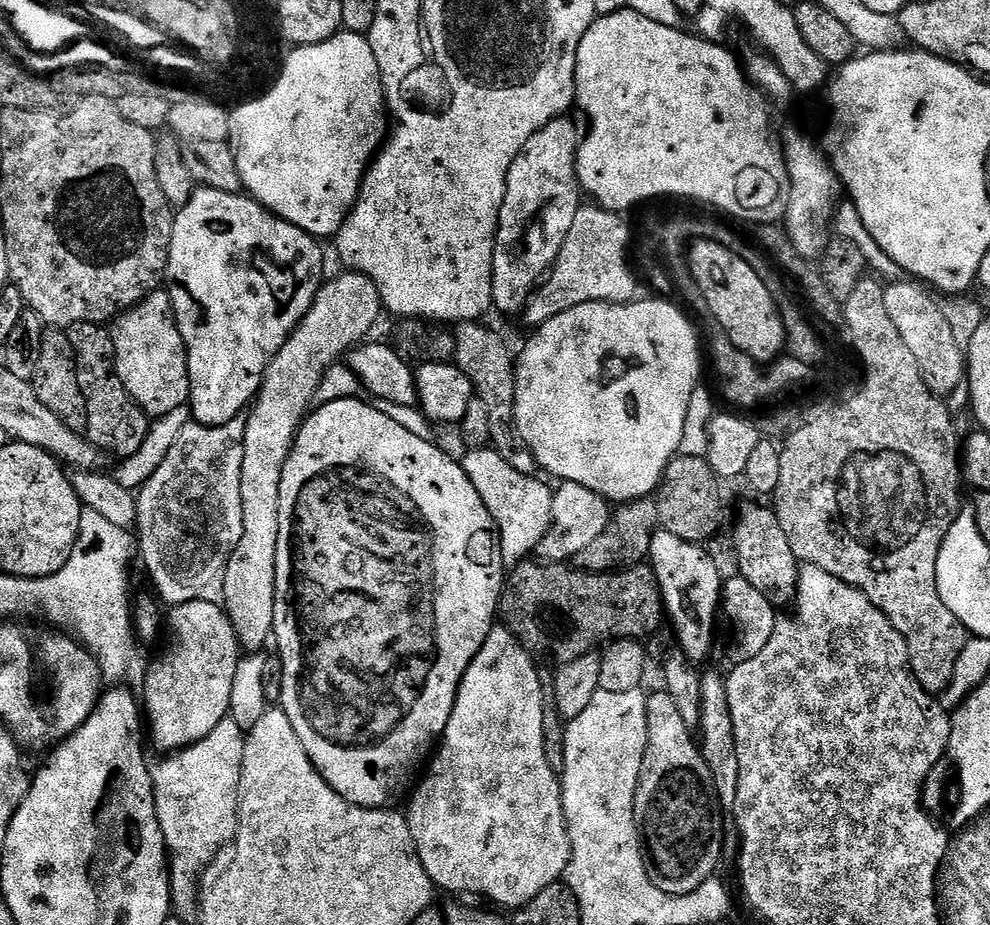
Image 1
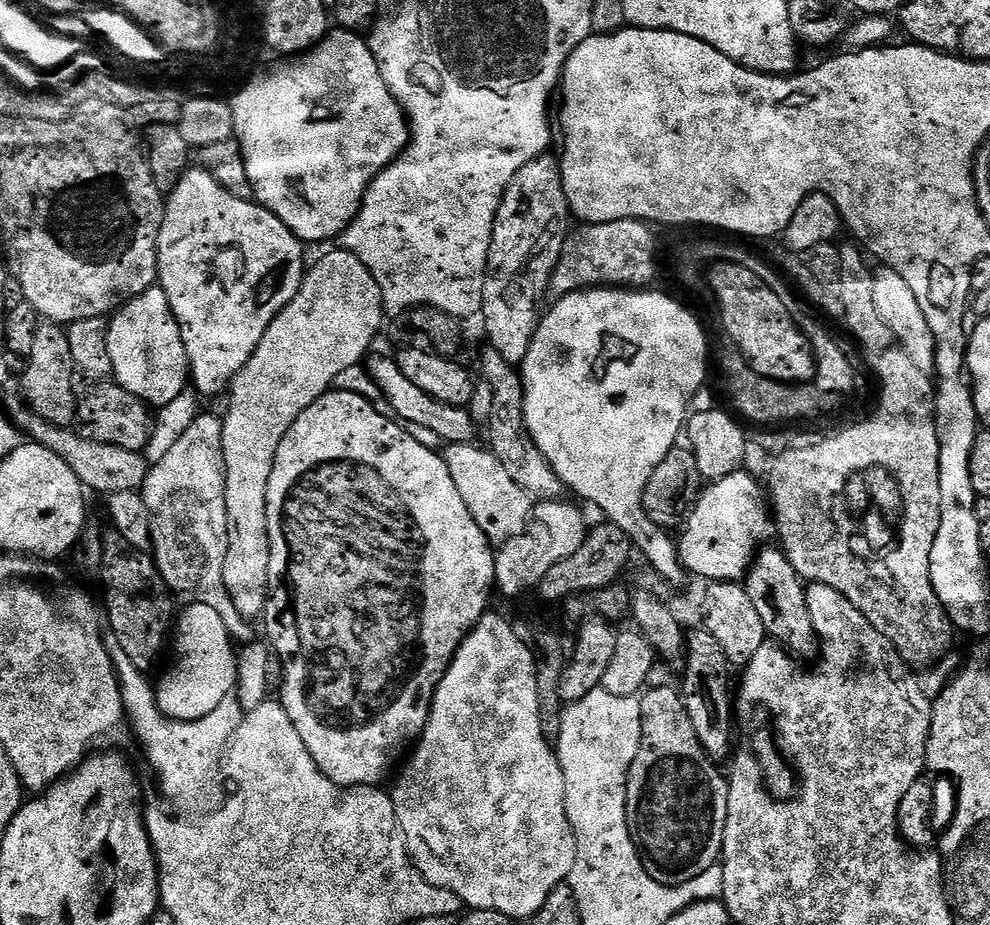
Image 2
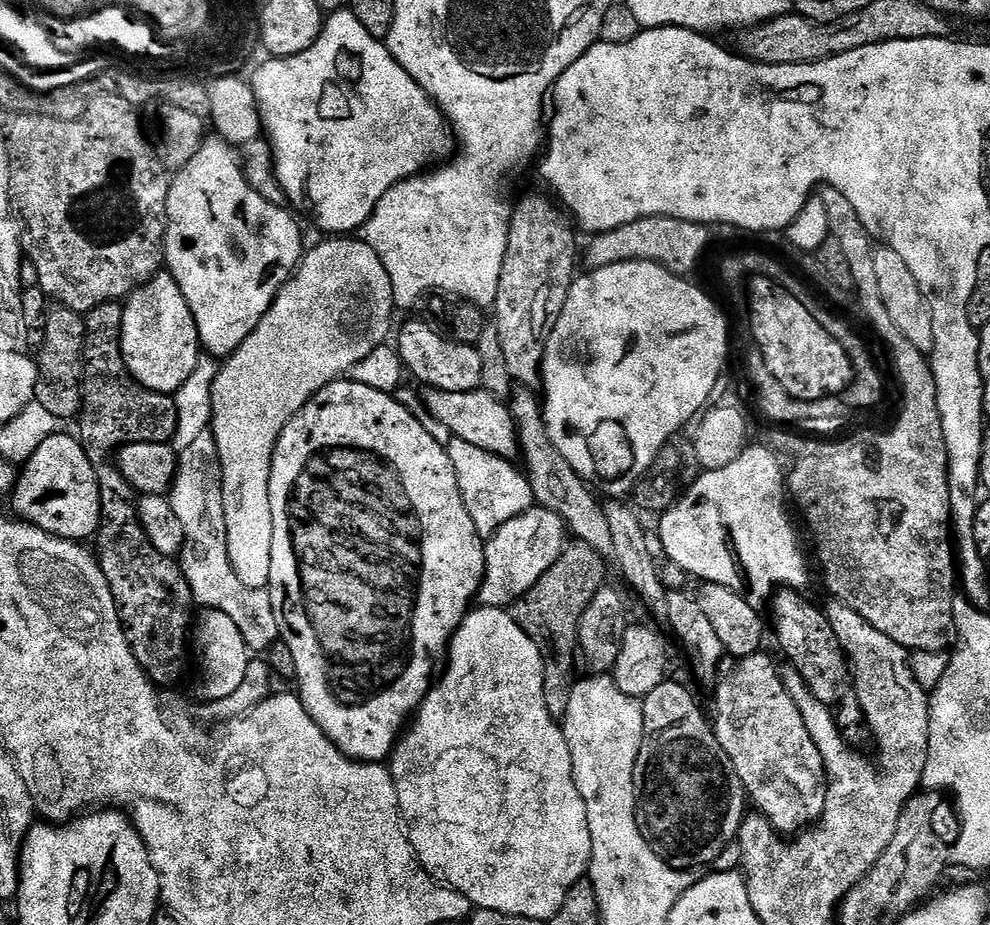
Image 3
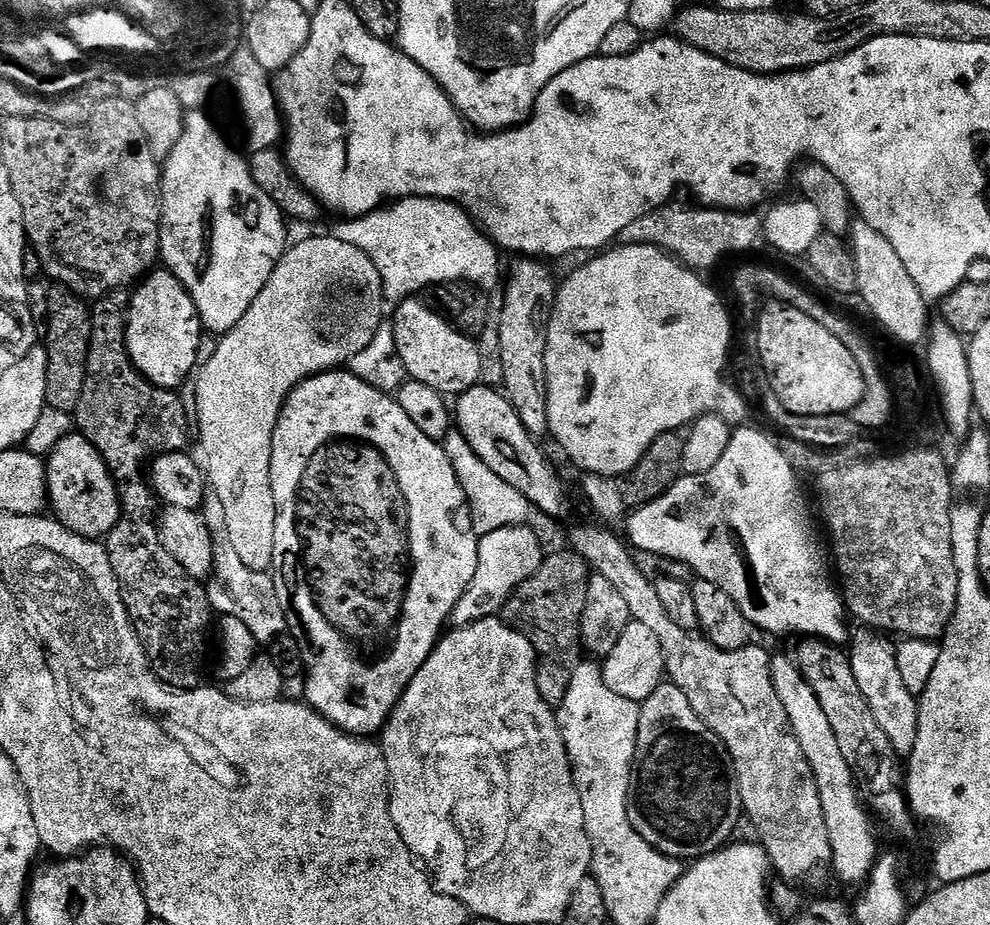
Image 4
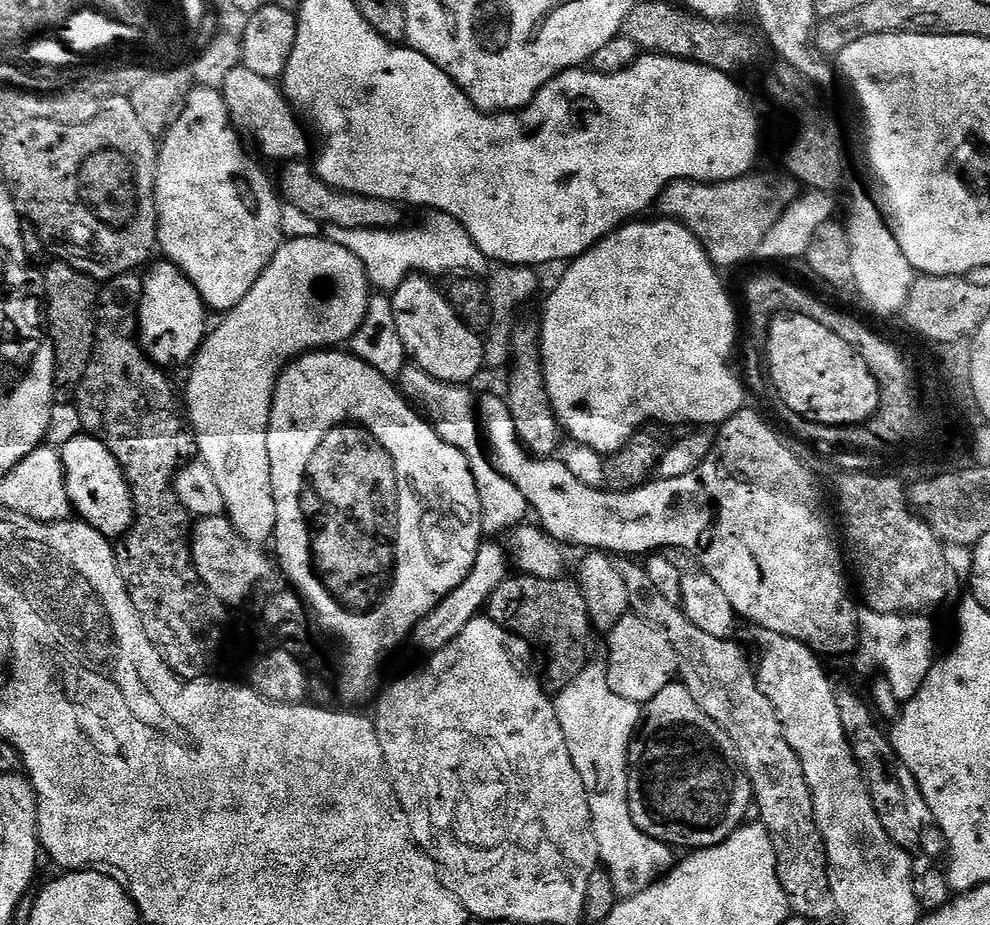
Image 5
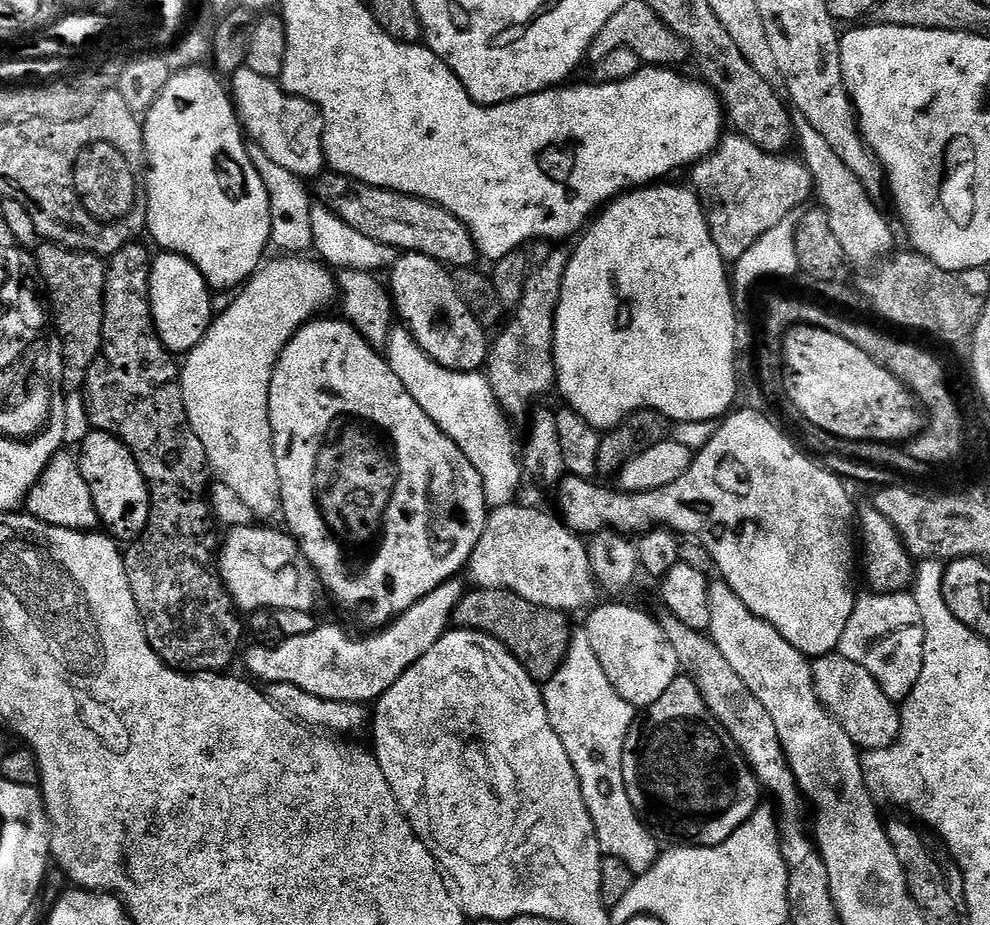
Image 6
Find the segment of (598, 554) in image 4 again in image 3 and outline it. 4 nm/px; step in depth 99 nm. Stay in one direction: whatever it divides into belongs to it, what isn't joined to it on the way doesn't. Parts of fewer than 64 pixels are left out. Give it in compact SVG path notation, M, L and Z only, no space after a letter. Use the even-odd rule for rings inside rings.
M520 386L513 391L510 397L510 411L512 421L516 423L516 437L520 443L519 455L524 456L523 471L530 482L532 499L537 505L562 518L565 529L572 532L577 541L586 546L590 546L601 556L611 557L614 550L614 538L610 534L610 526L606 523L606 514L604 513L604 504L598 499L597 493L593 491L589 484L578 475L558 454L558 446L550 442L542 404L539 399L532 397L533 393L529 389ZM763 651L737 659L732 669L725 671L715 685L716 697L710 708L711 726L716 731L722 750L730 758L744 788L745 797L757 813L768 817L772 827L781 834L799 834L815 825L824 813L828 777L824 775L822 754L806 730L806 722L794 702L794 698L784 688L781 671Z

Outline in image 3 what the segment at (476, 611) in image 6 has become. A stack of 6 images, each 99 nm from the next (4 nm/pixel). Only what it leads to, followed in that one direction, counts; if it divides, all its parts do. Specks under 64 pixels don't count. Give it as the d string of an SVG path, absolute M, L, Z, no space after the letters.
M579 542L569 543L558 558L558 562L554 562L554 566L550 566L550 570L546 570L546 574L542 574L542 578L538 578L538 582L534 582L534 586L530 586L530 590L526 590L526 594L522 594L522 598L518 598L510 609L514 622L518 622L518 626L522 626L522 630L526 630L526 634L542 653L542 662L544 663L542 694L546 698L546 710L557 722L563 721L566 706L570 706L572 686L578 679L576 668L578 672L577 652L580 646L582 614L586 614L586 606L590 606L594 594L598 594L598 590L605 587L604 575L607 574L608 568L604 564L607 564L605 557L601 556L599 552L595 552L590 546Z

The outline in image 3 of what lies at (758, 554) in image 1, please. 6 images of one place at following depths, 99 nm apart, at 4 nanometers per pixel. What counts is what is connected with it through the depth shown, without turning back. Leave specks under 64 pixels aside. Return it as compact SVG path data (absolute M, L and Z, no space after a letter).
M780 590L770 601L772 620L776 623L776 640L784 651L787 663L796 669L796 673L804 680L804 685L831 710L836 724L844 734L844 739L857 742L866 736L864 711L858 702L856 687L850 679L848 657L840 644L838 634L834 634L834 626L830 626L827 615L820 612L796 590Z

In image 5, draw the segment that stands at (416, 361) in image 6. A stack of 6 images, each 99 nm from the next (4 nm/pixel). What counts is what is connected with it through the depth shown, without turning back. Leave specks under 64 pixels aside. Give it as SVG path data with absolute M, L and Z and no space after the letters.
M405 366L401 370L398 387L405 397L416 396L415 403L426 413L427 419L442 438L442 442L450 442L450 446L466 454L478 488L478 498L482 502L482 522L485 533L508 534L513 528L518 528L525 523L529 519L530 509L522 490L518 490L518 486L514 486L514 482L510 482L510 478L503 476L488 459L485 445L482 443L482 430L478 425L478 404L474 396L472 400L473 389L462 384L447 384L438 378L430 378L426 370L415 366Z

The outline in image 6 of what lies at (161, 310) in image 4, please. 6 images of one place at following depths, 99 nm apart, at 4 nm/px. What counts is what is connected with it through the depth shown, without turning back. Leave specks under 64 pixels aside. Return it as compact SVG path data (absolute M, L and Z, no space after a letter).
M161 251L152 261L150 270L150 306L160 341L173 354L194 351L212 325L213 289L202 278L202 274L186 258L173 252Z

